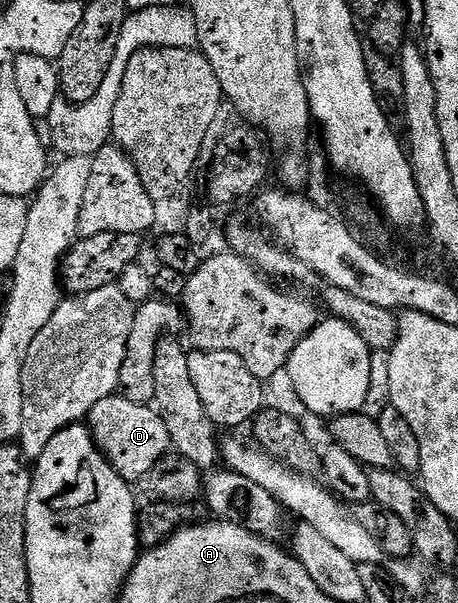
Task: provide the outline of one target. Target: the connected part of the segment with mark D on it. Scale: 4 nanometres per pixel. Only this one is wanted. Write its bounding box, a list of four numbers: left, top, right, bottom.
[89,393,172,485]

